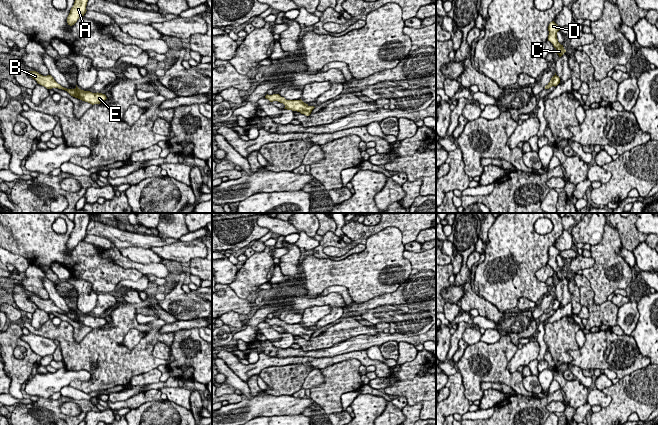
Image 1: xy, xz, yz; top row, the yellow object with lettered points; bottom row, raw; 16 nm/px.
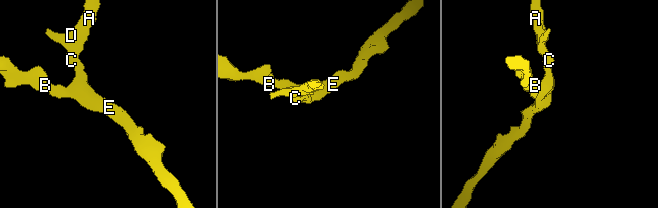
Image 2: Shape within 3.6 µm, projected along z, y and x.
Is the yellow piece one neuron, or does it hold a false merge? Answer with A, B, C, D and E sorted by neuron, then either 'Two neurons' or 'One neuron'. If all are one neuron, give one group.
Groups: A B C D E. One neuron

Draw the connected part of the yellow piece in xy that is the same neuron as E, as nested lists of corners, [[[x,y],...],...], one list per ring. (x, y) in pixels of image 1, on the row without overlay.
[[[29,295],[30,301],[35,303],[38,308],[46,311],[47,313],[58,312],[67,315],[71,320],[78,322],[82,325],[88,326],[92,329],[103,327],[107,321],[102,317],[92,317],[84,315],[77,311],[75,313],[67,313],[58,308],[51,299],[43,300],[36,295]]]

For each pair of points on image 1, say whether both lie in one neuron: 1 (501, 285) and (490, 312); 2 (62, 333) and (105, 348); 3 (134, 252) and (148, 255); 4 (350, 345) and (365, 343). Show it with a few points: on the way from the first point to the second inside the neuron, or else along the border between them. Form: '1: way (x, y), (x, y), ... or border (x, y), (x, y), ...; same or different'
1: border (477, 294), (491, 302), (500, 311), (515, 310); different
2: way (73, 344), (77, 348), (94, 348); same
3: way (137, 254), (145, 255); same
4: way (354, 344), (361, 343); same

